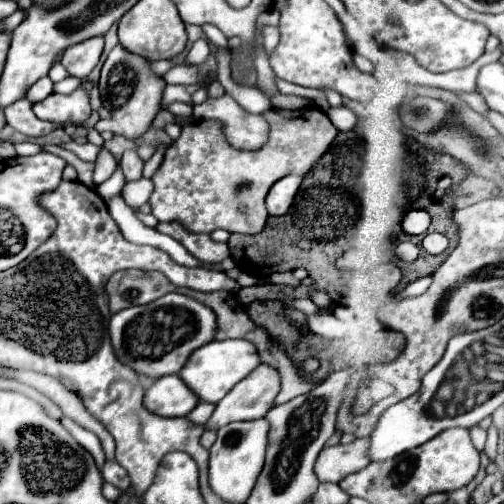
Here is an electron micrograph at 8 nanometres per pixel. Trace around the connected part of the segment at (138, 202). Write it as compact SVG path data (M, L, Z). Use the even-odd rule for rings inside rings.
M139 179L125 185L125 203L133 209L139 209L150 198L154 186L151 179Z

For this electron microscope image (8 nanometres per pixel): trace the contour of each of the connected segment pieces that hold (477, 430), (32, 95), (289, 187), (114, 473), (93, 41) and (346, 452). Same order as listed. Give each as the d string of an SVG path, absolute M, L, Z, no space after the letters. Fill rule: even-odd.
M473 425L469 431L471 431L473 445L475 445L479 451L483 451L483 447L485 447L485 439L487 439L487 431L485 431L483 427L479 427L479 425Z
M43 77L43 79L39 79L39 81L27 91L27 99L29 99L31 103L37 103L37 101L45 99L47 95L51 95L51 91L53 91L51 79L49 79L49 77Z
M297 175L279 179L271 187L271 191L267 195L267 211L269 211L269 215L275 215L275 217L285 215L289 211L289 207L293 205L293 199L295 199L299 187L301 187L301 177L297 177Z
M107 461L103 465L103 479L111 485L115 485L121 493L125 493L129 489L129 477L127 477L127 471L117 463L117 461Z
M91 37L91 39L85 39L77 45L71 45L67 51L65 51L65 57L61 59L63 67L69 71L69 75L73 77L87 77L95 65L99 63L99 57L103 53L103 37Z
M355 439L349 445L325 447L315 463L315 473L323 483L339 483L349 473L355 473L369 465L365 457L367 439Z

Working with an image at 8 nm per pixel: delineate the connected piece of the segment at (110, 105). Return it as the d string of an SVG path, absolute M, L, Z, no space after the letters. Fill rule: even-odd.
M119 45L109 53L107 61L101 69L99 79L99 91L103 99L103 107L109 111L109 119L99 119L95 129L101 131L113 131L115 135L121 135L125 139L139 139L149 127L153 117L159 113L157 101L161 101L161 89L165 87L165 81L149 71L149 63L141 61L141 57L133 57L125 53Z

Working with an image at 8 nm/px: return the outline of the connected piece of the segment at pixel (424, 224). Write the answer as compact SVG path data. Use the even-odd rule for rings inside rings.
M409 211L403 219L403 231L409 235L419 235L425 233L431 223L431 217L427 211Z

